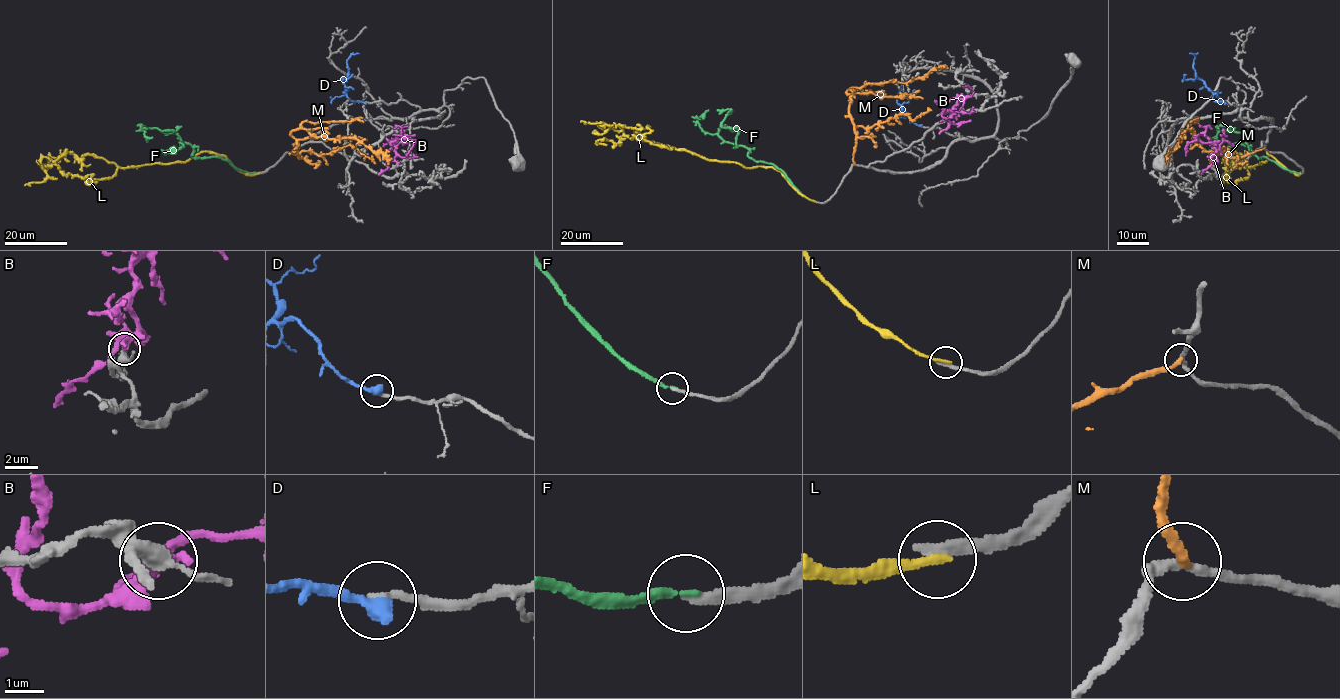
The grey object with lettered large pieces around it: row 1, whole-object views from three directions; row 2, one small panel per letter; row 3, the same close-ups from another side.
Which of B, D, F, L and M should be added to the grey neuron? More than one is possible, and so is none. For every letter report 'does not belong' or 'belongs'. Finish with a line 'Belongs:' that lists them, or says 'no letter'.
B: belongs
D: belongs
F: does not belong
L: does not belong
M: does not belong
Belongs: B, D

